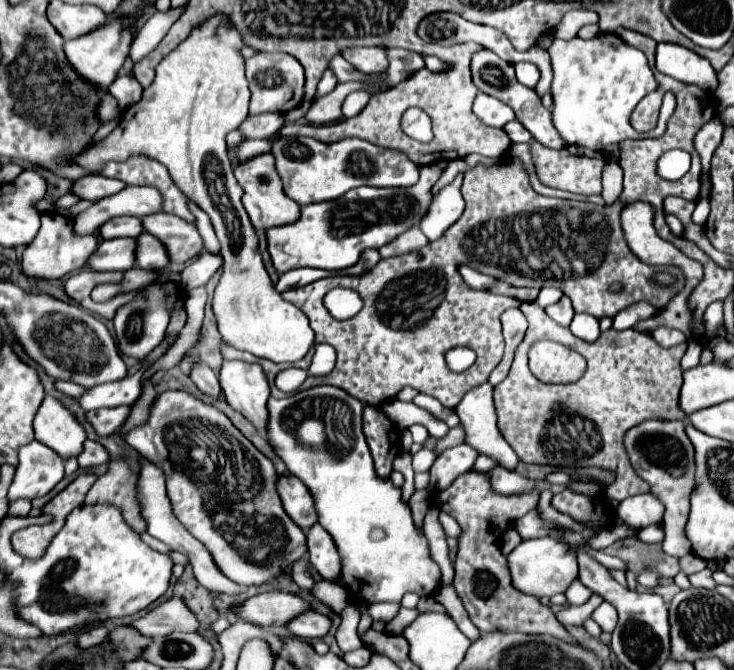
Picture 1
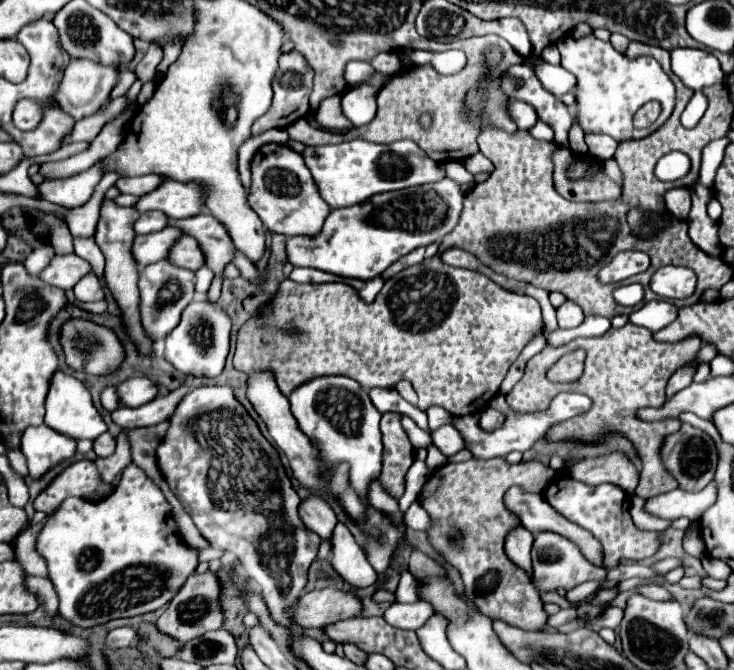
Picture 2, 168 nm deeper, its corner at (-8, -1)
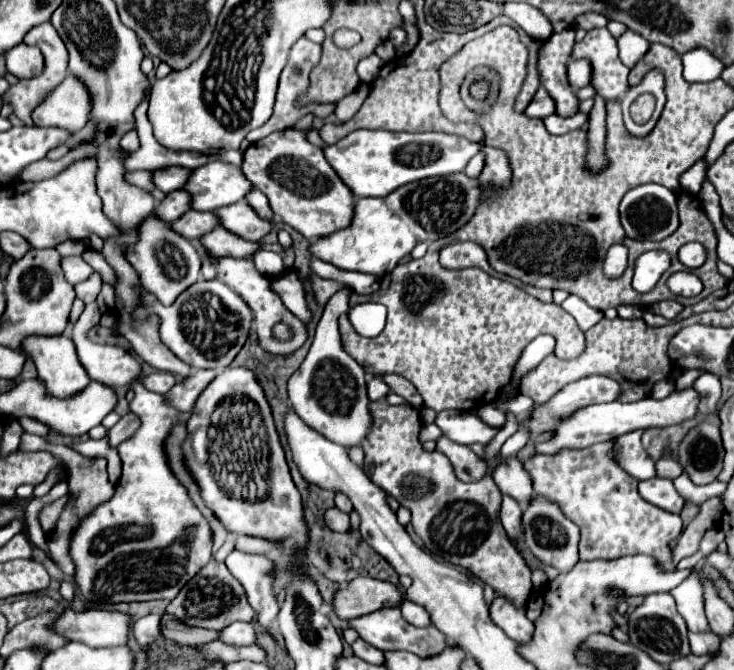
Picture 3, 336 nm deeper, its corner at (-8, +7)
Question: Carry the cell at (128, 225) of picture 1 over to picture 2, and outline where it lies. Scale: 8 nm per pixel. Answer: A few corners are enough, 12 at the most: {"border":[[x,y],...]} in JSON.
{"border":[[158,210],[144,212],[134,224],[138,234],[152,234],[168,226]]}

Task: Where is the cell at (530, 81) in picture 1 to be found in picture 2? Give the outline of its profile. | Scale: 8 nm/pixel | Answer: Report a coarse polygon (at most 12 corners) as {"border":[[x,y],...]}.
{"border":[[538,60],[540,82],[558,98],[576,88],[576,76]]}

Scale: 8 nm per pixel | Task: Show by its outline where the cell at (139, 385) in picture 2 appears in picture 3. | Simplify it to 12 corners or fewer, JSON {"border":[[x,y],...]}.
{"border":[[170,372],[142,376],[148,390],[164,394],[174,386]]}

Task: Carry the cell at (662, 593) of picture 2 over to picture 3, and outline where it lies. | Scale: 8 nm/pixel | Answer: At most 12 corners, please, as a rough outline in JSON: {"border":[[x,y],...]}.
{"border":[[696,570],[672,588],[690,632],[710,628]]}

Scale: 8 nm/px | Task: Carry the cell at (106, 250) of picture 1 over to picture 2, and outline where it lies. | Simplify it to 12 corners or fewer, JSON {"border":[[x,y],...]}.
{"border":[[176,226],[136,236],[140,266],[162,260],[184,232]]}

